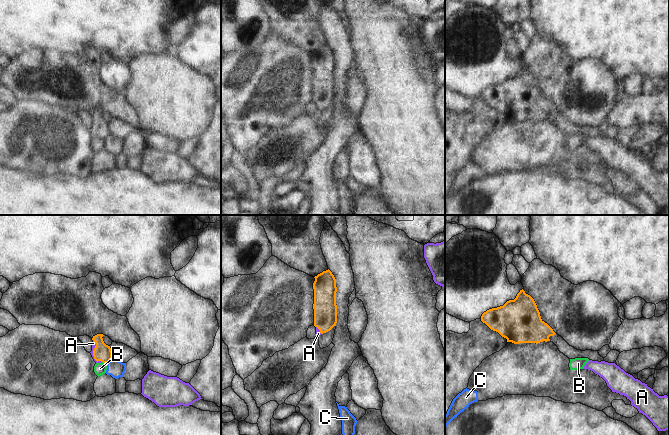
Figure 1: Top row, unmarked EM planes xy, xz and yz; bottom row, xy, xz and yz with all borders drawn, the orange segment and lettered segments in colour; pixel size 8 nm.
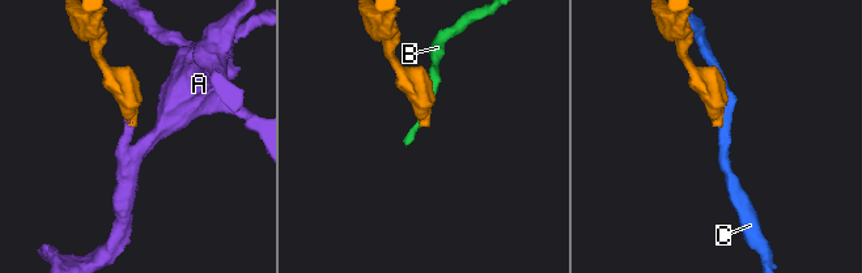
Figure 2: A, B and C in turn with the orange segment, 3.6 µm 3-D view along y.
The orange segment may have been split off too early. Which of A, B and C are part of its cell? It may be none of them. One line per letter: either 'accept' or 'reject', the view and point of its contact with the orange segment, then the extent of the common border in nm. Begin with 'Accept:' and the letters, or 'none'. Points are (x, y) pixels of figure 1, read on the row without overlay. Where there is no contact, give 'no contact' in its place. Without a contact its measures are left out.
Accept: A
A: accept; meets orange in xy at (93, 129); contact 200 nm long
B: reject; meets orange in xy at (104, 138); contact 50 nm long
C: reject; meets orange in xy at (108, 137); contact 60 nm long

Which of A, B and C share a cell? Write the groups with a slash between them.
A / B / C

